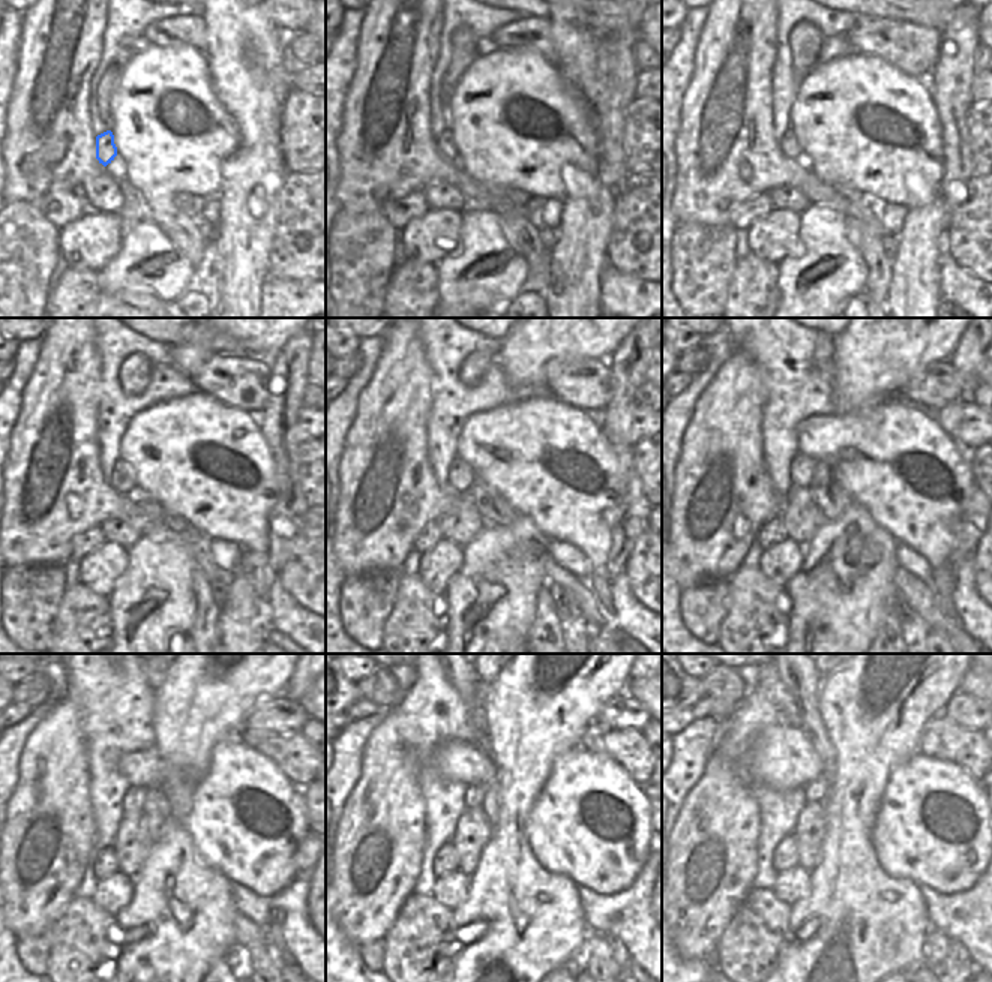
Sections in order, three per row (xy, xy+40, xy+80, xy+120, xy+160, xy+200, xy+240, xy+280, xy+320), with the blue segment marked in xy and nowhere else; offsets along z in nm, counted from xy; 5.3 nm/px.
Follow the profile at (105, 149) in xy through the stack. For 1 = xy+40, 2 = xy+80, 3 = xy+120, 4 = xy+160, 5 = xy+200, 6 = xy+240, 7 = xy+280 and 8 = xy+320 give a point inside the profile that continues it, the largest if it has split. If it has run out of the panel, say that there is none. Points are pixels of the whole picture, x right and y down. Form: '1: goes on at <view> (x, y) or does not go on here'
1: goes on at xy+40 (444, 144)
2: goes on at xy+80 (788, 143)
3: goes on at xy+120 (122, 479)
4: goes on at xy+160 (459, 477)
5: goes on at xy+200 (802, 468)
6: goes on at xy+240 (134, 799)
7: goes on at xy+280 (473, 799)
8: goes on at xy+320 (809, 796)

